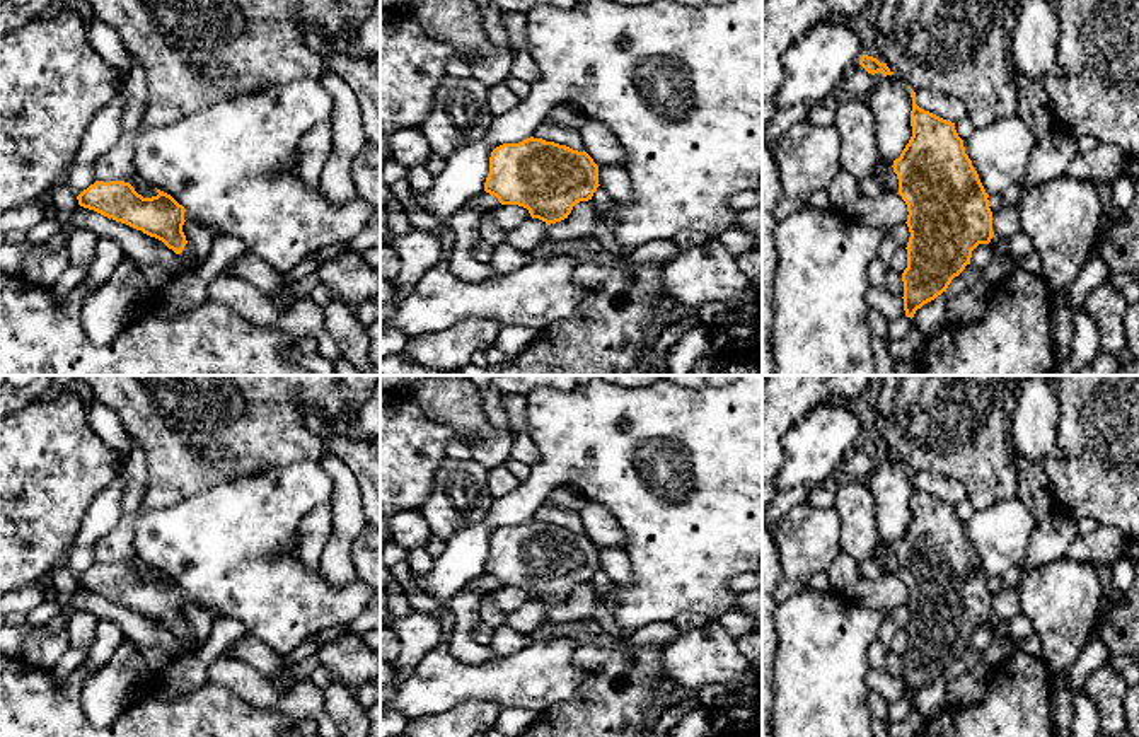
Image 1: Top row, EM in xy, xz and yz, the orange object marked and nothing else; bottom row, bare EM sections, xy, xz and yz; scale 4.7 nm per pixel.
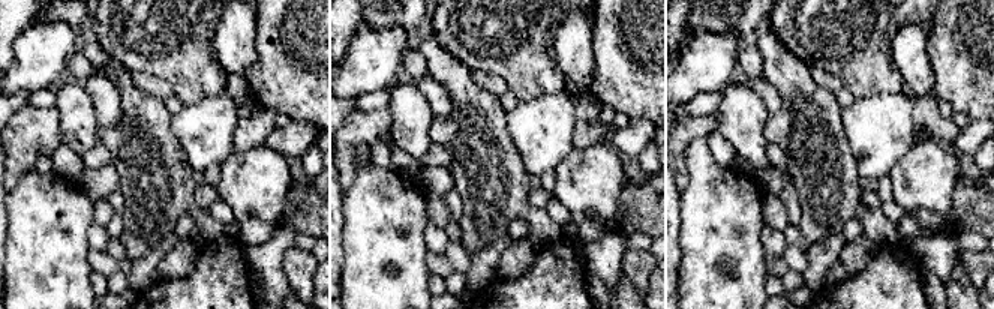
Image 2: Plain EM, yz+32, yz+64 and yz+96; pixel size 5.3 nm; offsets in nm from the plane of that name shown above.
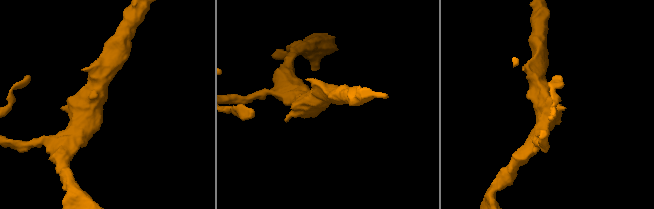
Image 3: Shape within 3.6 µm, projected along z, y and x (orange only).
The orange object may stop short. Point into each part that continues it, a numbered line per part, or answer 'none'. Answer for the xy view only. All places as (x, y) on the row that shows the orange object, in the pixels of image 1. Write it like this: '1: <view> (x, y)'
1: xy (188, 256)

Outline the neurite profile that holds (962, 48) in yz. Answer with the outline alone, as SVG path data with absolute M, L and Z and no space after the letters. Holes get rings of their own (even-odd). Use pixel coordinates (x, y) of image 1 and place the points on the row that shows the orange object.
M883 0L876 44L890 72L914 92L936 90L957 97L975 128L1013 116L1011 39L1021 0Z

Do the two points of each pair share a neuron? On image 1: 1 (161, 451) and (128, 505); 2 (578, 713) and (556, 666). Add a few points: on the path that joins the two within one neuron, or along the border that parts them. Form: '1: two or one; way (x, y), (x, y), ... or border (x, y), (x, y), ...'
1: two; border (135, 439), (145, 459), (145, 488), (130, 514)
2: two; border (572, 654), (582, 673), (577, 690), (541, 713)

